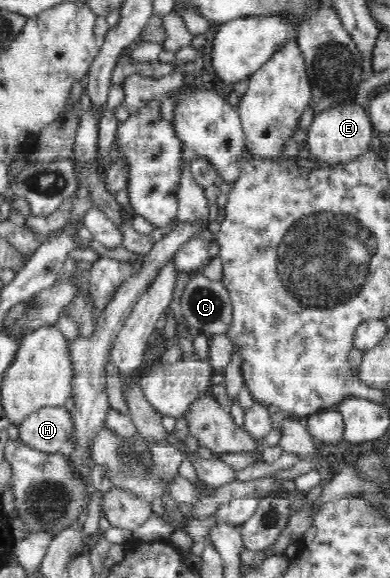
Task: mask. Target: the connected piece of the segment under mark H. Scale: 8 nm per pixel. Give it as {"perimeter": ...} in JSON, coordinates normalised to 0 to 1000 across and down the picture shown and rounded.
{"perimeter":[[[110,702],[82,713],[49,734],[49,760],[82,777],[110,784],[141,784],[169,779],[174,760],[190,751],[187,720],[159,702]]]}

